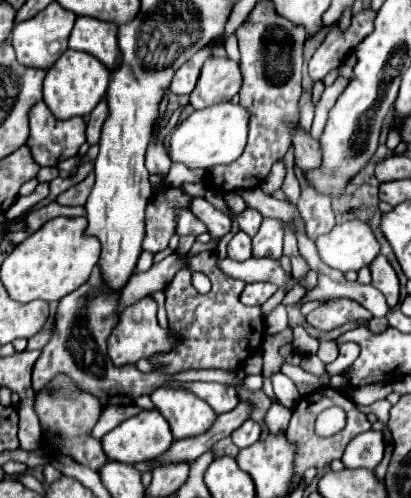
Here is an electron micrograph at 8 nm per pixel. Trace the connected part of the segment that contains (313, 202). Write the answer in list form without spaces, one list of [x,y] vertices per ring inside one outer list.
[[[294,164],[295,175],[302,186],[302,196],[296,204],[304,226],[306,226],[306,236],[310,240],[316,240],[320,234],[326,234],[334,228],[334,212],[330,208],[330,198],[316,194],[310,186],[304,184],[304,177],[301,169]]]

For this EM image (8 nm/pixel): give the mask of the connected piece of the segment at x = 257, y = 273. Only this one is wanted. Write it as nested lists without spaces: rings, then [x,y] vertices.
[[[218,258],[218,268],[232,276],[232,278],[238,278],[242,282],[270,282],[270,284],[276,284],[276,286],[282,286],[282,284],[288,284],[288,288],[292,286],[294,278],[288,276],[282,268],[280,268],[280,262],[278,260],[272,260],[272,258],[248,258],[244,262],[236,262],[236,260],[230,260],[230,258]]]

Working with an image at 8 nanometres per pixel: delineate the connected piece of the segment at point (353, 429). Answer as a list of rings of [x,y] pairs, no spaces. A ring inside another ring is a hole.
[[[322,386],[320,390],[316,390],[316,392],[312,392],[312,394],[304,396],[304,398],[296,404],[294,414],[292,414],[292,420],[290,420],[290,426],[288,426],[288,430],[286,430],[286,440],[288,440],[290,444],[294,444],[294,448],[296,448],[296,454],[294,454],[294,478],[296,478],[296,482],[300,480],[300,474],[302,474],[304,470],[308,470],[310,466],[312,466],[312,468],[322,468],[322,466],[330,464],[334,458],[340,458],[342,452],[344,452],[344,446],[346,446],[354,436],[366,432],[368,428],[370,428],[370,422],[368,422],[366,414],[362,414],[362,412],[358,410],[358,406],[356,406],[346,394],[342,394],[342,392],[338,392],[338,390],[330,388],[330,386]],[[332,406],[338,406],[338,408],[342,408],[342,410],[346,412],[346,426],[344,426],[340,432],[336,432],[336,434],[332,434],[332,436],[328,436],[328,438],[322,438],[322,436],[318,436],[316,430],[314,430],[316,416],[318,416],[322,410],[332,408]]]

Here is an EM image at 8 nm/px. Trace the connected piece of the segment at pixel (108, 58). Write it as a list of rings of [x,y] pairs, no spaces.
[[[78,16],[74,30],[70,34],[68,46],[72,50],[88,52],[96,56],[106,66],[116,66],[118,60],[118,28],[112,22],[104,22],[98,18]]]

